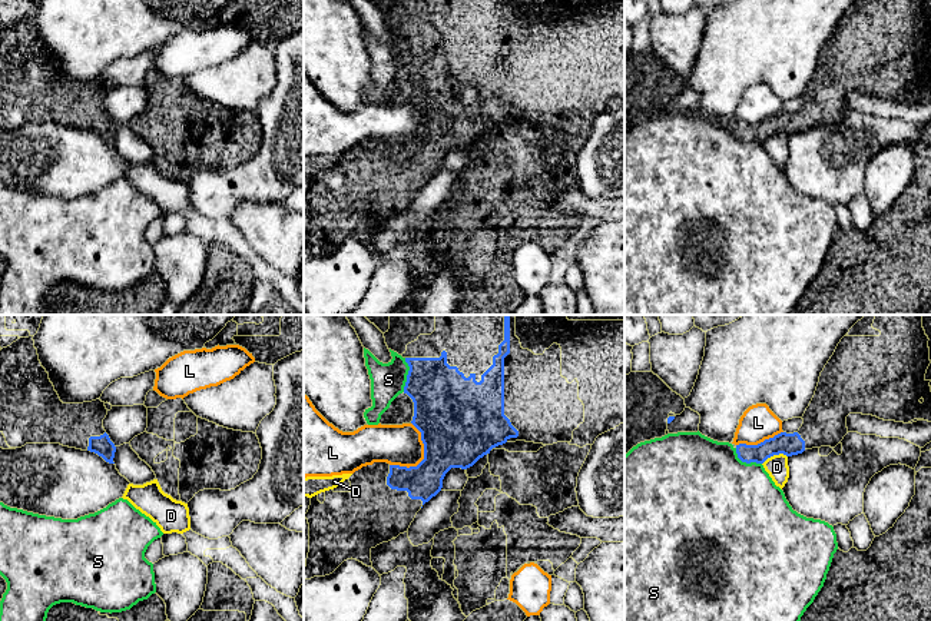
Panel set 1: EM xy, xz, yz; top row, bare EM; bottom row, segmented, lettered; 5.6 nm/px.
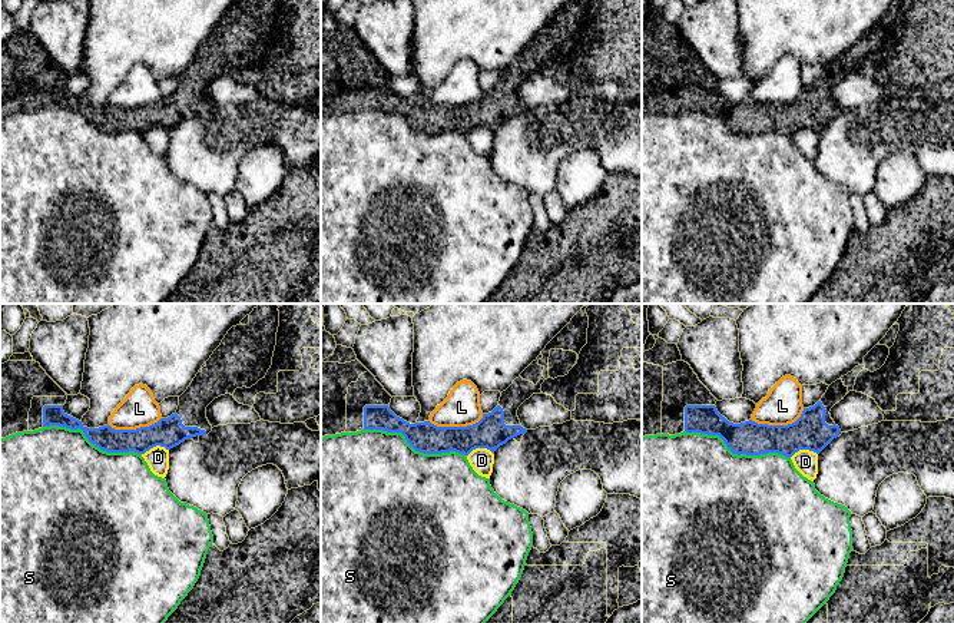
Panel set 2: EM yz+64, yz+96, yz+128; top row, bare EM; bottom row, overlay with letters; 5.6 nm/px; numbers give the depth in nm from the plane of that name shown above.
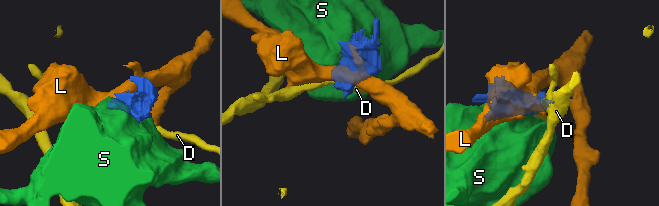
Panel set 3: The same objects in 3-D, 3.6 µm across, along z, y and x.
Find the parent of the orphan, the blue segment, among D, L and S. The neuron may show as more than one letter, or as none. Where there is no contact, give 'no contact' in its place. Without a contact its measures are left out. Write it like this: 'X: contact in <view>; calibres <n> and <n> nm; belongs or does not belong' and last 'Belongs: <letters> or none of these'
D: contact in yz; calibres 130 and 120 nm; does not belong
L: contact in xz; calibres 420 and 220 nm; does not belong
S: contact in xz; calibres 360 and 190 nm; does not belong
Belongs: none of these

